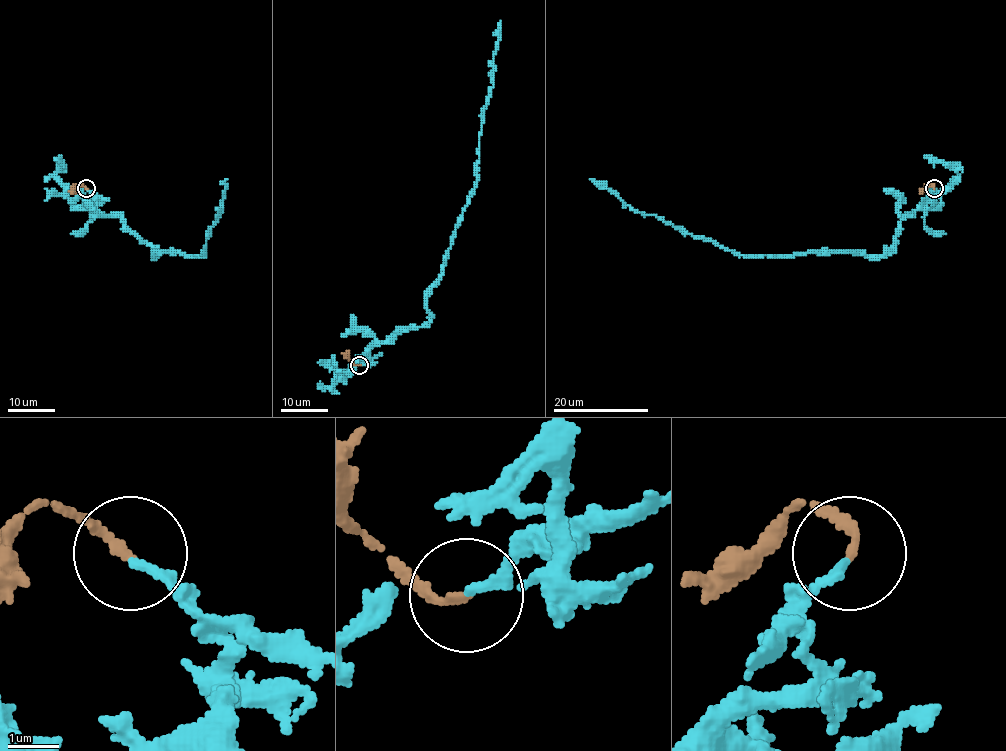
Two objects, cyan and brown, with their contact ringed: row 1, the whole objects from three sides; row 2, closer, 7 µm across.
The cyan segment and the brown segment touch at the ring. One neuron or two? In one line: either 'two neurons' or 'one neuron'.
one neuron

